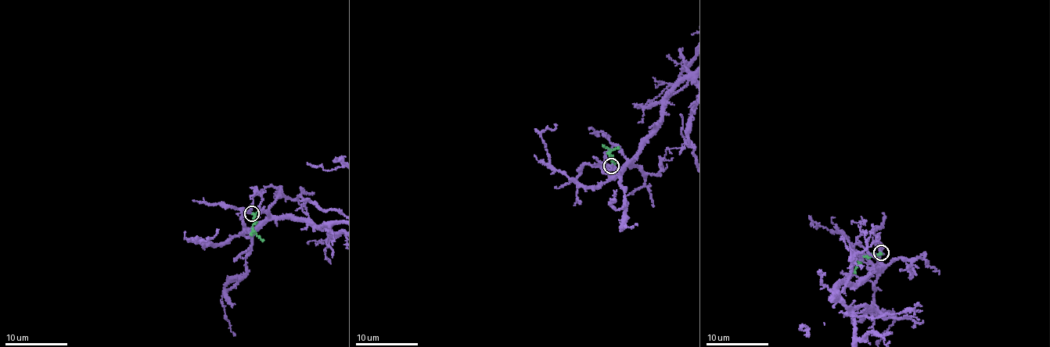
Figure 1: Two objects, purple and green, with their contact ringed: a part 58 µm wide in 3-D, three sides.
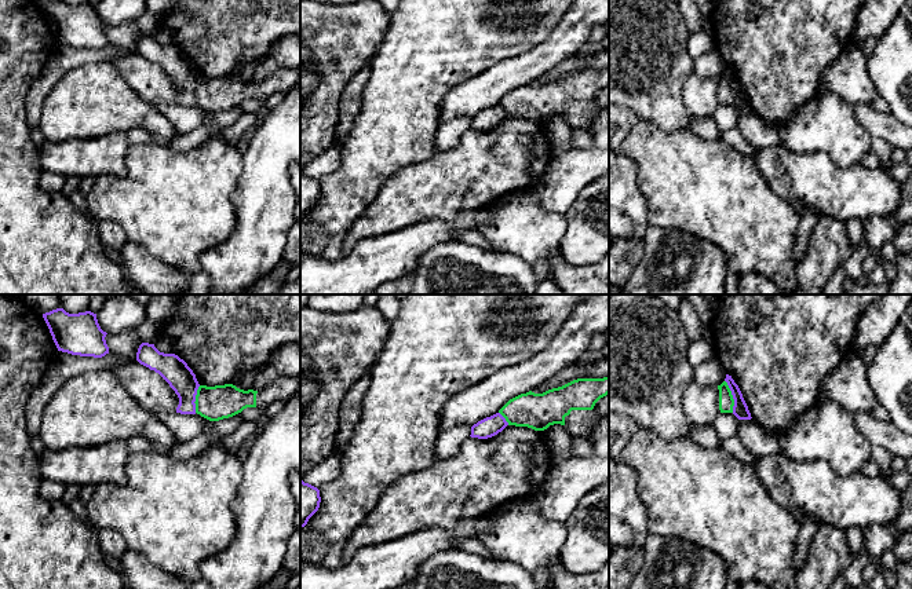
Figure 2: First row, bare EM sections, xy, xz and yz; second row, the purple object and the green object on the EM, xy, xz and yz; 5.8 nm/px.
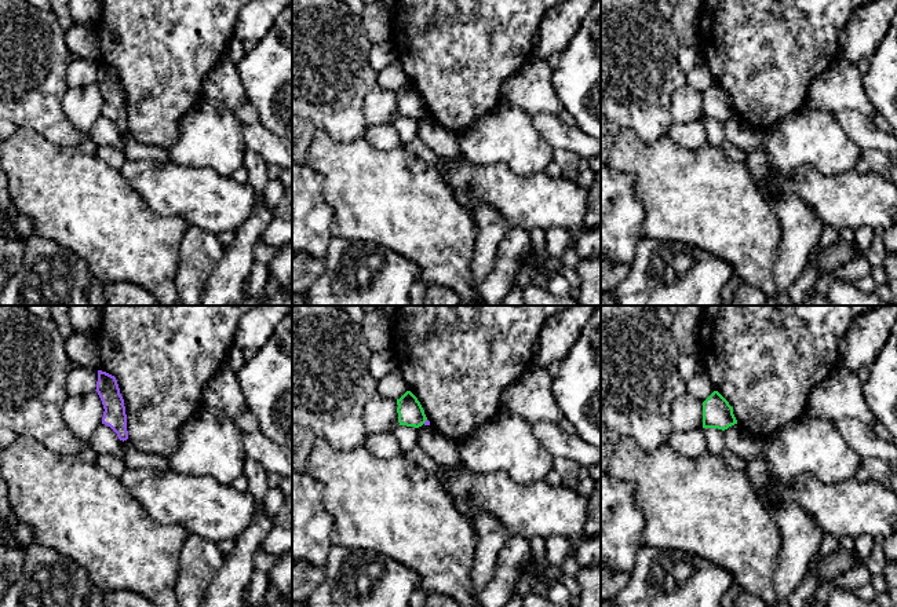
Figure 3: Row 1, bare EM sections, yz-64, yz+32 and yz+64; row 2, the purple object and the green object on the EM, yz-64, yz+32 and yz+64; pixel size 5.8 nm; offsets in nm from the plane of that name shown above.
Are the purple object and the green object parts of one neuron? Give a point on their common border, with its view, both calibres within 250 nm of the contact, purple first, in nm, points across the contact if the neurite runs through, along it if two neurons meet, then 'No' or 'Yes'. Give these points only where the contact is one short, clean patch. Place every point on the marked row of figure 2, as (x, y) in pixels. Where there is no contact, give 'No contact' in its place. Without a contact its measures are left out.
Touches purple at yz (733, 397). Thickness 90 nm (purple) against 90 nm. Boundary: yz (725, 380), (733, 399), (733, 412). No

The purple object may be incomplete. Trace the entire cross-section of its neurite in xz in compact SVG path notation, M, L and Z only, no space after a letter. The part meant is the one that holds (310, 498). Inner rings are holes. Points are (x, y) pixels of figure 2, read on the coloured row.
M300 480L300 528L318 511L321 502L320 490Z

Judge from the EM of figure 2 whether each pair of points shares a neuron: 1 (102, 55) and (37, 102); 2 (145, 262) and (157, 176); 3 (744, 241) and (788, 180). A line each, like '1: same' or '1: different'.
1: same
2: different
3: different

